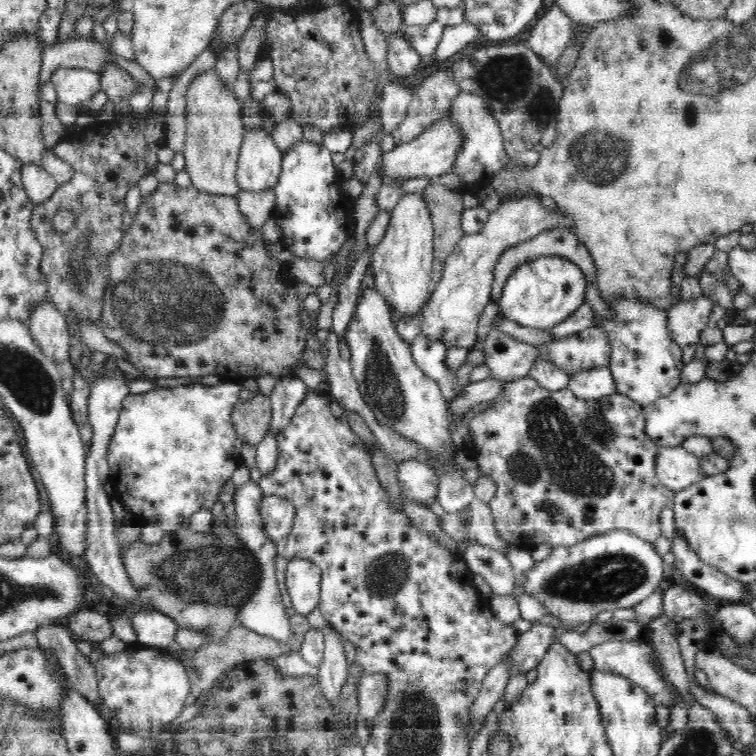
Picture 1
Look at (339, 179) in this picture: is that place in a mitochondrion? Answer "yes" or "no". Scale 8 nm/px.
no

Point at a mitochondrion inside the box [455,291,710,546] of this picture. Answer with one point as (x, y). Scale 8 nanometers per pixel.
(569, 450)

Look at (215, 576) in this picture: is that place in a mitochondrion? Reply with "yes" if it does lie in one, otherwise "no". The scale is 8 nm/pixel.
yes

